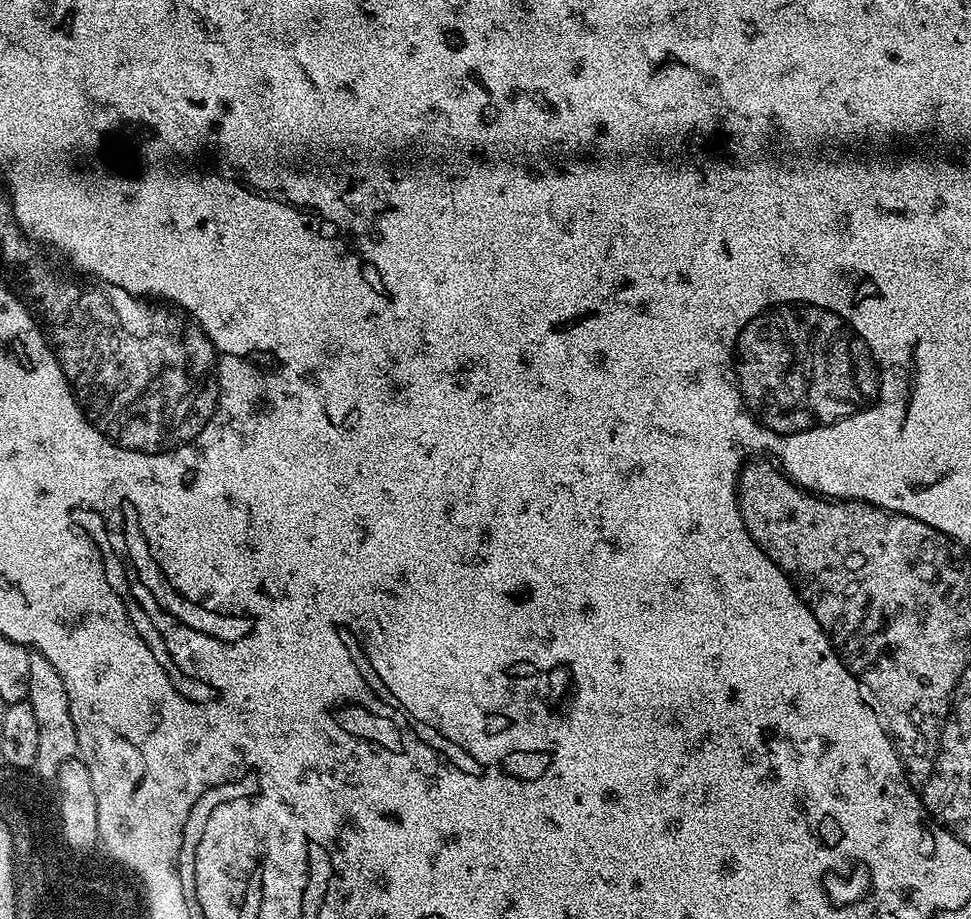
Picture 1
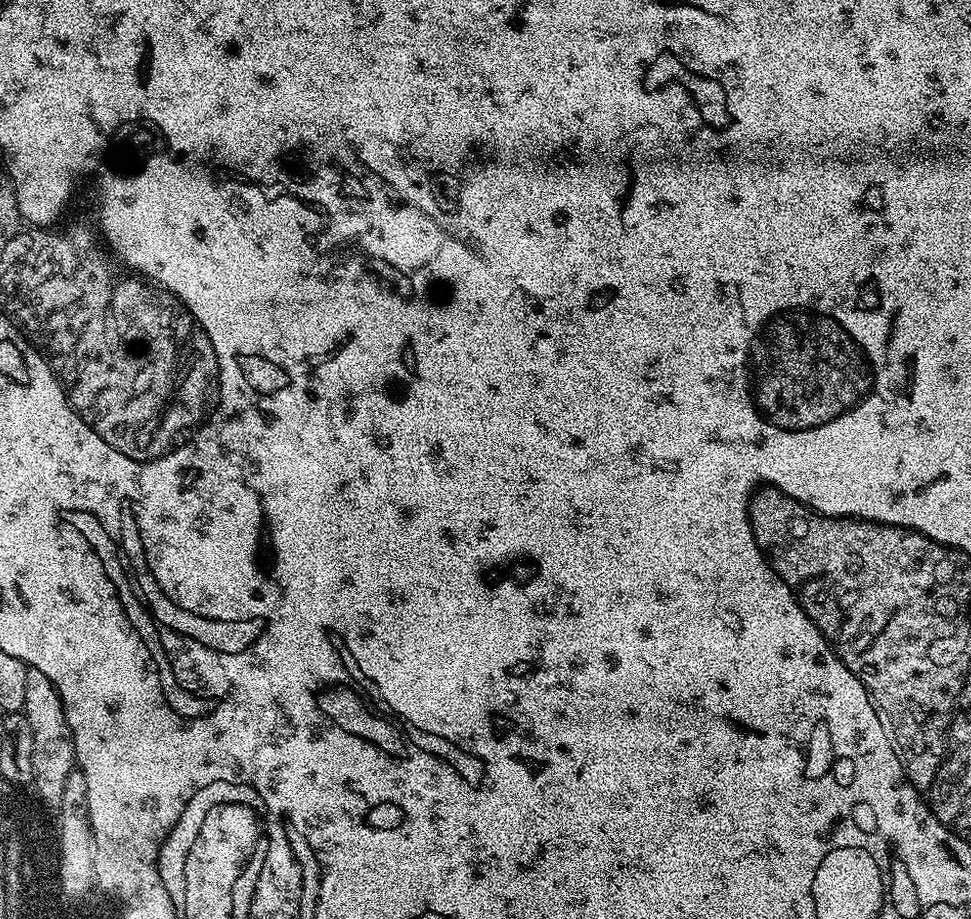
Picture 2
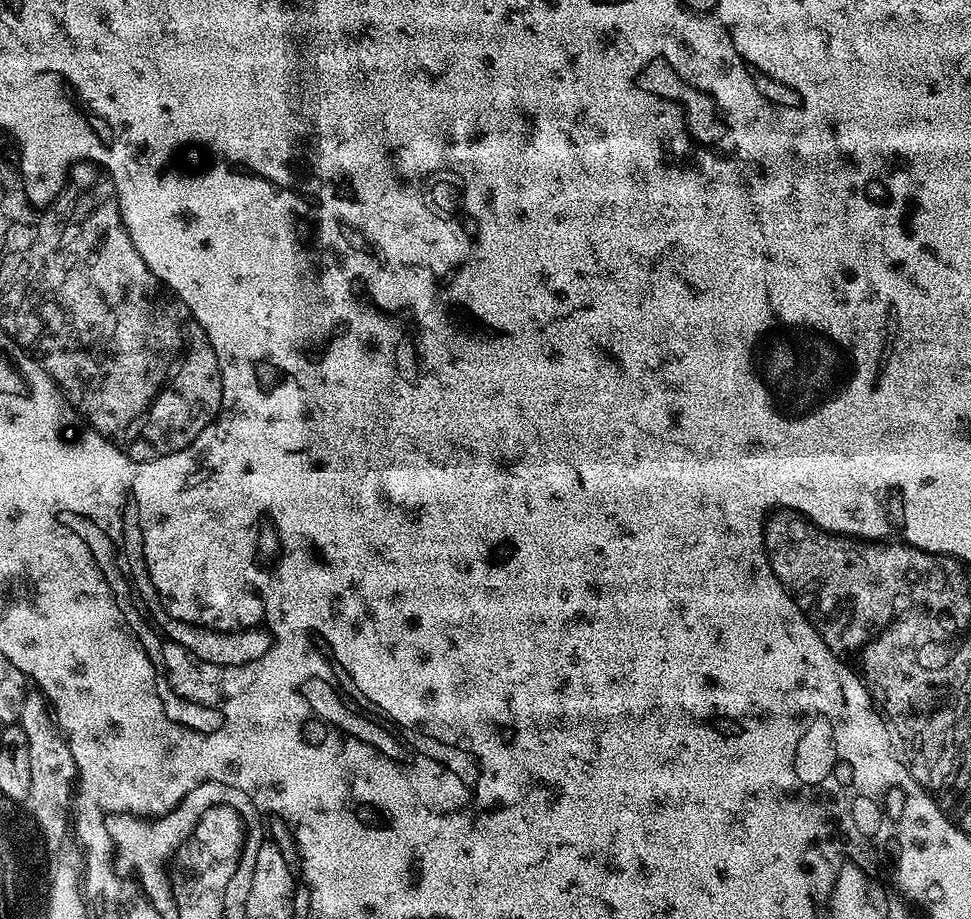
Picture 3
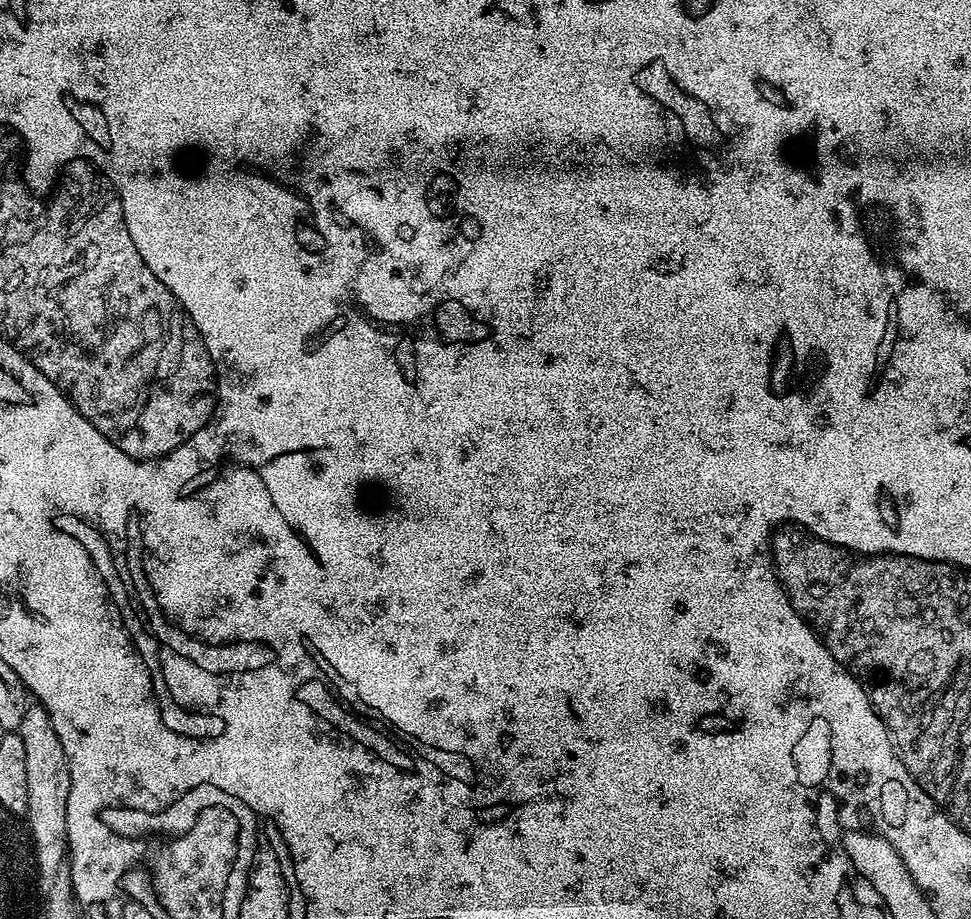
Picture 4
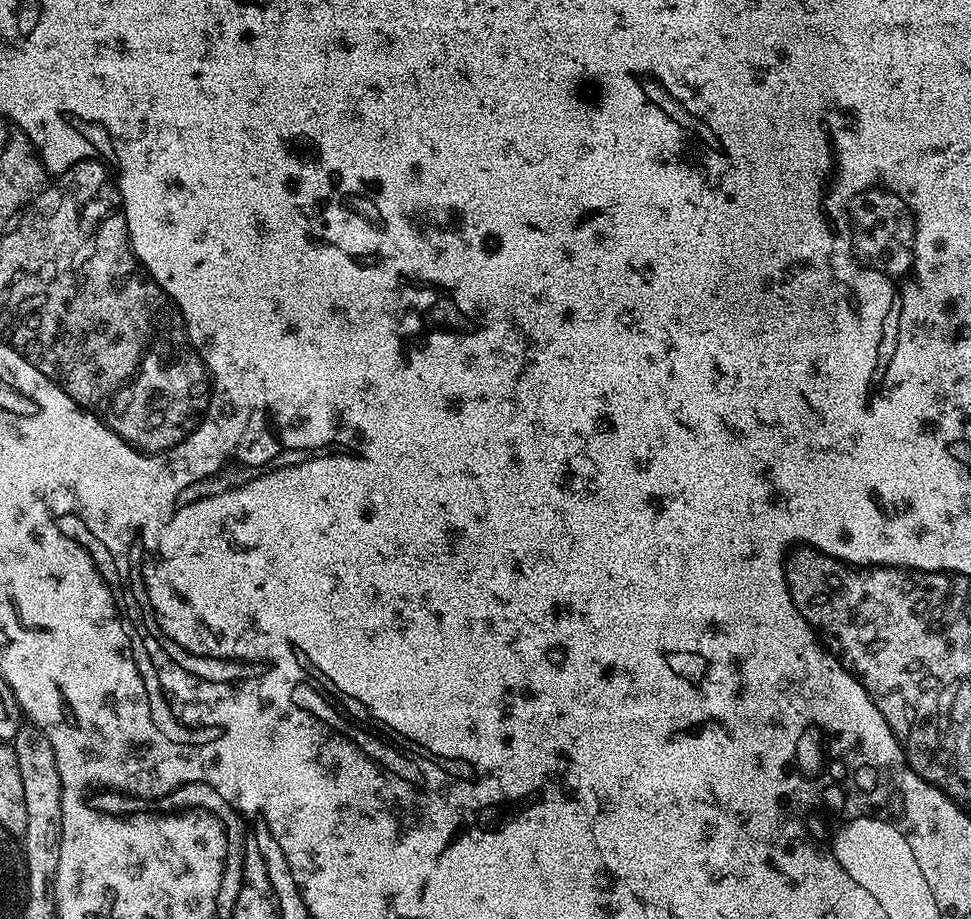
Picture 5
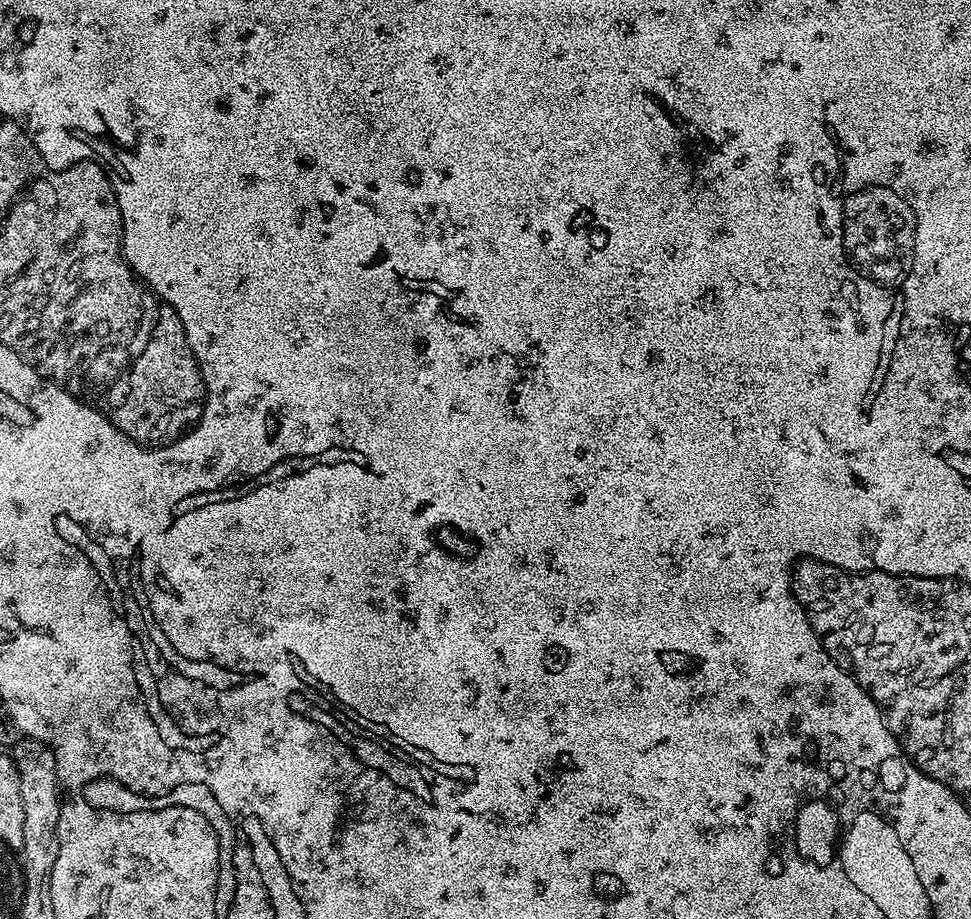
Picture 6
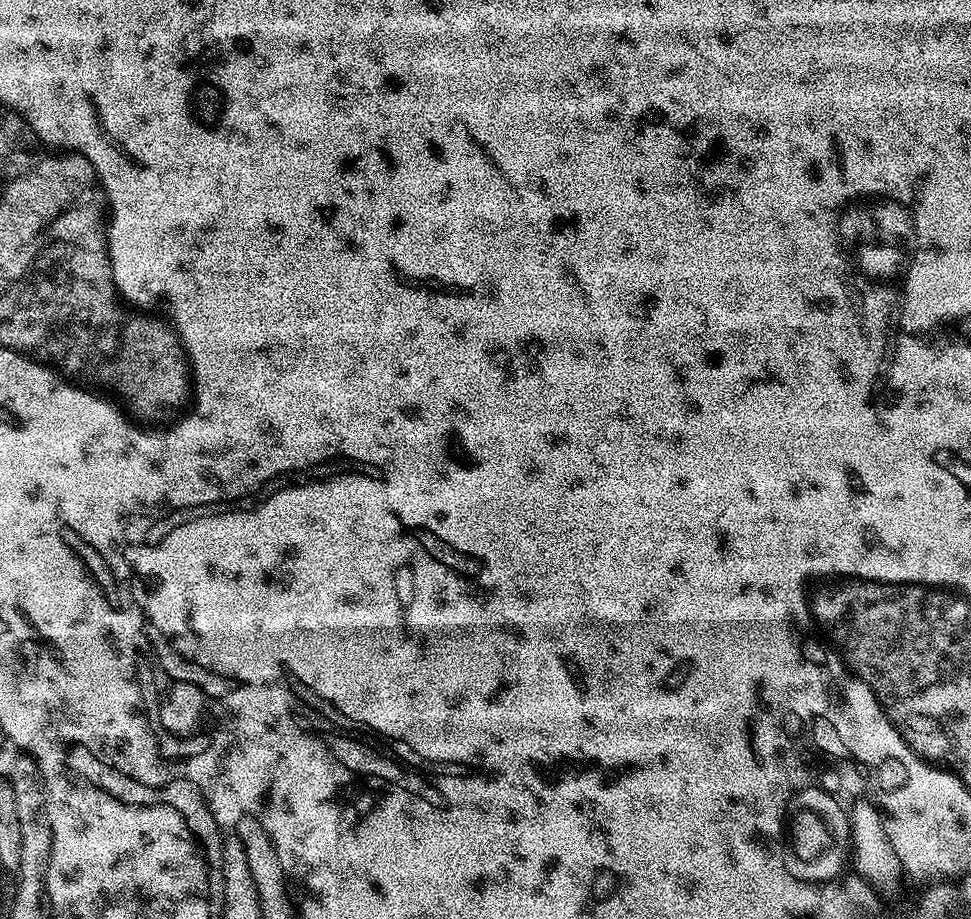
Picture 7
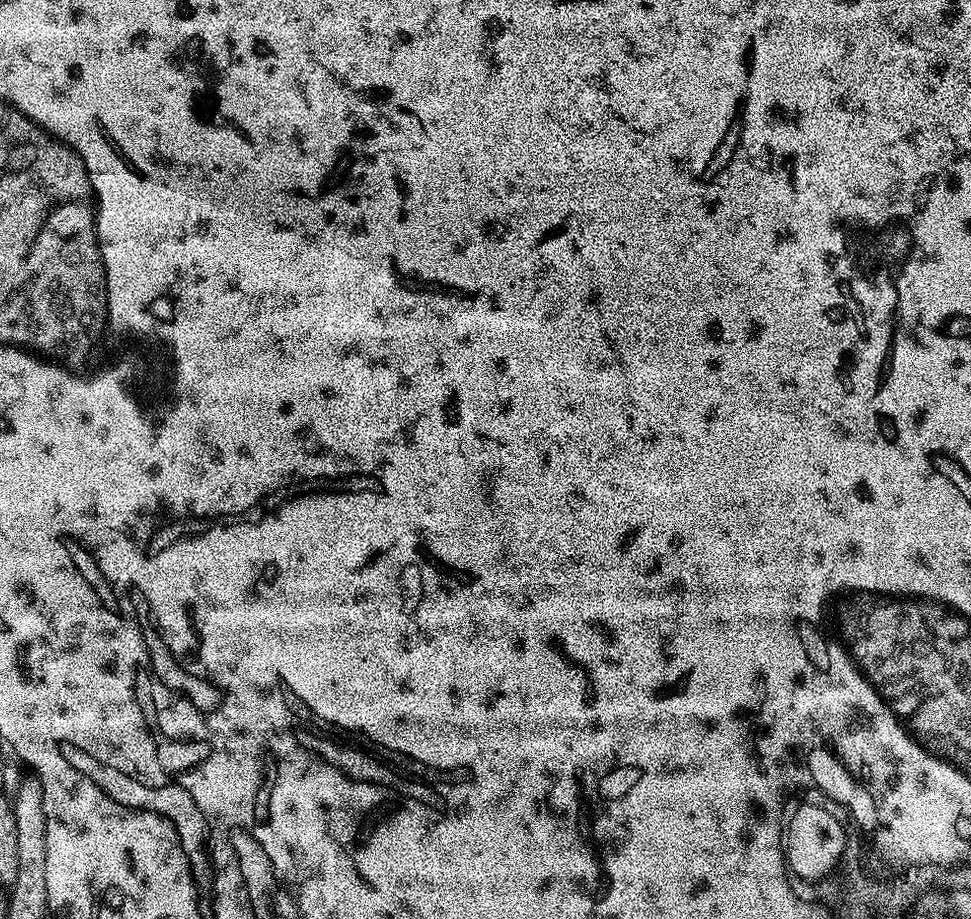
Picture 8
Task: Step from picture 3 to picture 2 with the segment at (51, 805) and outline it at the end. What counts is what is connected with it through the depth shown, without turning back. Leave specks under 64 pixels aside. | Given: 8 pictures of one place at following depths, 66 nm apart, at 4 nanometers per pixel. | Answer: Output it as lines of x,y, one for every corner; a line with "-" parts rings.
33,668
28,669
26,698
22,711
26,722
30,722
31,733
35,733
36,778
40,791
48,800
57,800
57,796
62,796
62,790
65,789
66,778
69,778
72,770
77,767
76,751
58,690
50,682
50,678
46,678
46,674

